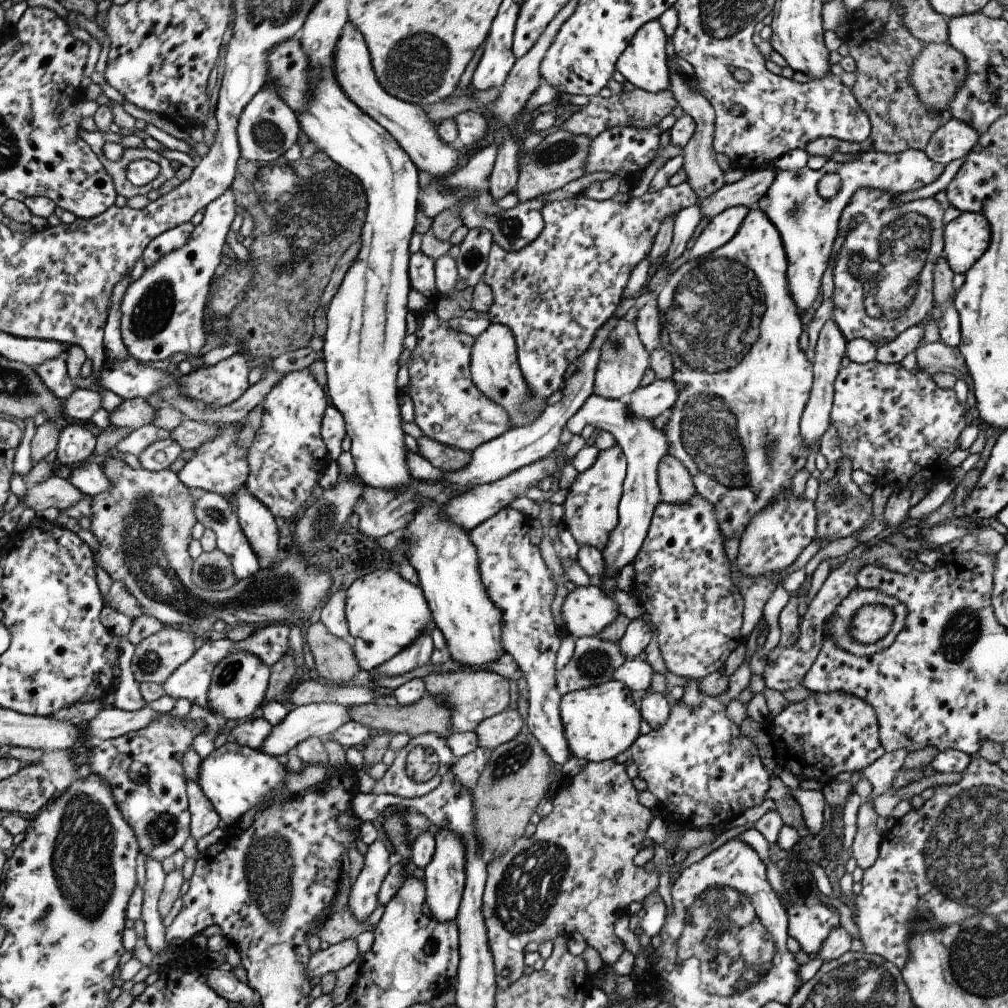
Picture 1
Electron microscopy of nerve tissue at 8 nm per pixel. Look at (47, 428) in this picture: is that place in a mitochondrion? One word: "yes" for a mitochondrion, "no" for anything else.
no

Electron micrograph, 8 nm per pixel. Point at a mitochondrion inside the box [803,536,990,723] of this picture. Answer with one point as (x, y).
(960, 639)

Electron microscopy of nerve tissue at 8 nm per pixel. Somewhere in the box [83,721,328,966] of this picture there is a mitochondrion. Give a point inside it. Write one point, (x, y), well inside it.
(269, 867)

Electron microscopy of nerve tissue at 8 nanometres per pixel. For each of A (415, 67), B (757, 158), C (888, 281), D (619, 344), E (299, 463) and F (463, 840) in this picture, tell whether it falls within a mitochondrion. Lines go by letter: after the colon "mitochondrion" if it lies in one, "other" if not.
A: mitochondrion
B: other
C: mitochondrion
D: mitochondrion
E: other
F: other

